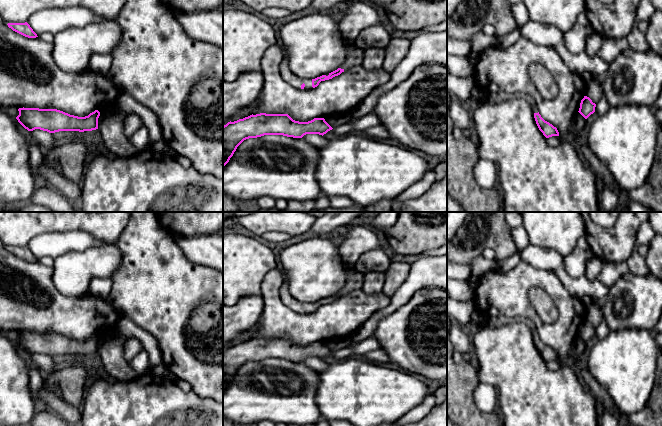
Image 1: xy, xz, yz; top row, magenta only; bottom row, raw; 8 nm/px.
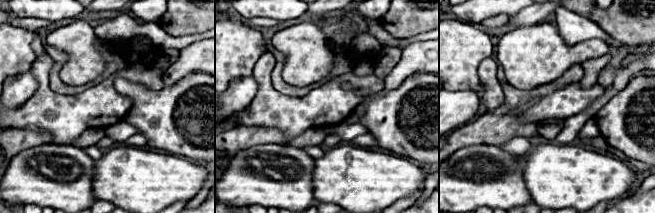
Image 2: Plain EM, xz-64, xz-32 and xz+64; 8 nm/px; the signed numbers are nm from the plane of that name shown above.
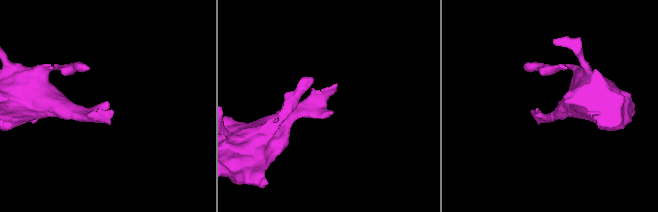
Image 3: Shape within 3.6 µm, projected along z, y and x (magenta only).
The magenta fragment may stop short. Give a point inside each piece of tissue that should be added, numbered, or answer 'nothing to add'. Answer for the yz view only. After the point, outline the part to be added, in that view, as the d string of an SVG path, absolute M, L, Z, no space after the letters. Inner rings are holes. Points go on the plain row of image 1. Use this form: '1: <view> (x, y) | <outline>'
1: yz (529, 323) | M522 319L524 324L530 329L530 331L532 332L532 336L534 337L538 337L538 332L536 330L535 324L532 320L530 319Z

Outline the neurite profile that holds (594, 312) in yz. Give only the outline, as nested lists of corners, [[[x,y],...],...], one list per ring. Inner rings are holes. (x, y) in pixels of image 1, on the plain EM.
[[[592,303],[586,310],[585,320],[589,321],[593,327],[597,328],[602,319],[602,306]]]

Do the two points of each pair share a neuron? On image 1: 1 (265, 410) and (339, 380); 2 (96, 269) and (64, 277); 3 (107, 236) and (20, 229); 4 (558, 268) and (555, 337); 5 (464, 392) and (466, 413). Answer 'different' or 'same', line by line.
1: different
2: same
3: same
4: different
5: same

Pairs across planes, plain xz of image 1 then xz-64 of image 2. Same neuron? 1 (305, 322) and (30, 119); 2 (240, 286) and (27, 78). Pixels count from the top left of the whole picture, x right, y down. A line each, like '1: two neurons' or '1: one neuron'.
1: one neuron
2: two neurons

